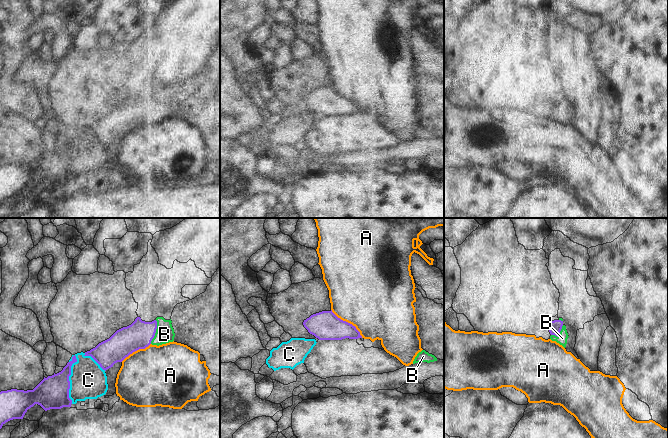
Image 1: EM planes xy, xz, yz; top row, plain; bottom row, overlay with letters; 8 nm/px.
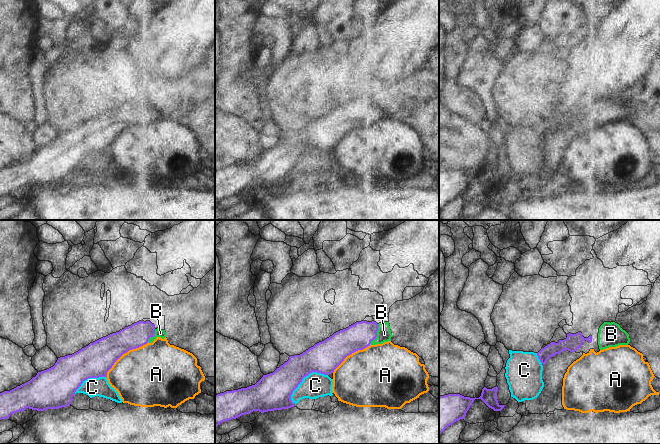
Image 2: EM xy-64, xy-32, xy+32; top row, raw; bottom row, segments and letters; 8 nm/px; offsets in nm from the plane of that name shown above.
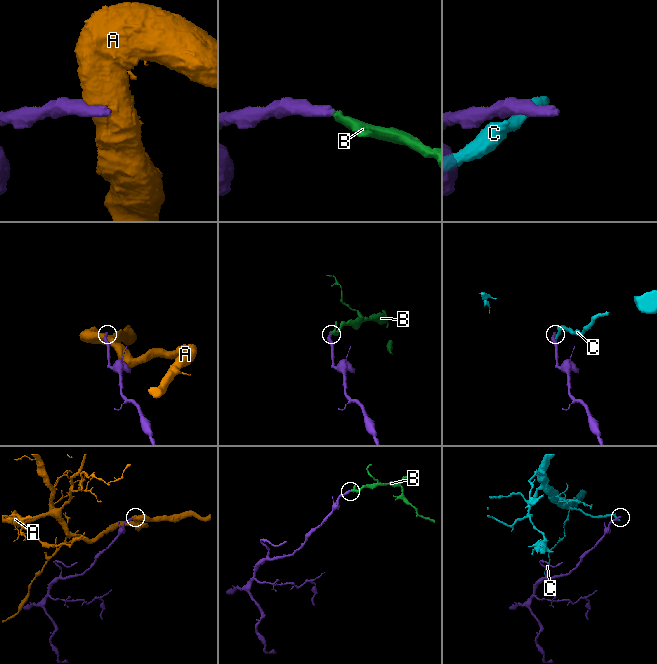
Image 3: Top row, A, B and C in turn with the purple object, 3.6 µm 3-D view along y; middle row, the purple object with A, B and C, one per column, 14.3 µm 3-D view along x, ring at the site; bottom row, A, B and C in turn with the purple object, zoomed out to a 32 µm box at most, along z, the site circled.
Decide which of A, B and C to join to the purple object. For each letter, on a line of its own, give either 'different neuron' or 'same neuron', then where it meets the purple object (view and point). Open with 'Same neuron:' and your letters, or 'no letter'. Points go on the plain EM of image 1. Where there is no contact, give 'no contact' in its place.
Same neuron: B
A: different neuron | xz (347, 98)
B: same neuron | xy (155, 108)
C: different neuron | xy (68, 155)

